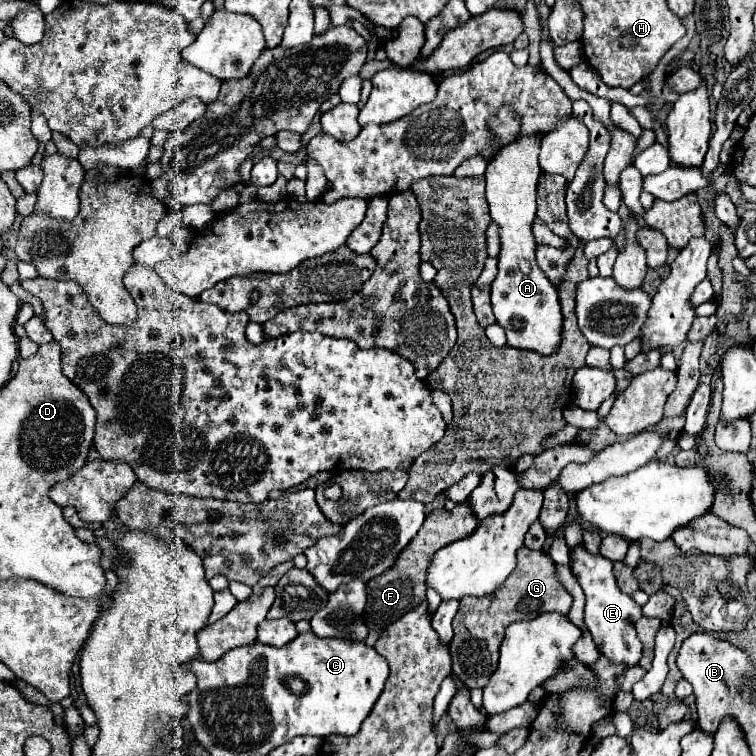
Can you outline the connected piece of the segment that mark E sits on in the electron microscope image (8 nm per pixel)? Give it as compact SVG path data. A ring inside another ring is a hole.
M584 543L570 549L570 555L574 555L574 563L570 563L570 571L578 579L580 587L584 589L584 595L586 595L584 623L588 625L596 645L614 663L628 663L630 667L638 665L638 659L642 657L642 643L636 637L634 623L642 617L642 609L636 605L636 601L630 595L624 595L618 589L616 579L612 575L610 559L588 553Z

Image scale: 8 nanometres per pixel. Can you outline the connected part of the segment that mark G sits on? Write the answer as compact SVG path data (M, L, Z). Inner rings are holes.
M520 547L518 549L518 565L514 569L514 575L510 575L510 579L506 579L506 583L502 583L502 587L498 587L498 591L494 591L494 595L486 595L480 599L474 597L464 597L460 601L460 611L452 621L454 627L454 639L450 643L450 653L452 653L452 673L468 687L484 687L488 677L496 671L498 665L498 649L500 643L504 639L504 629L514 623L514 621L524 621L524 619L534 619L540 613L560 613L560 615L568 615L572 607L572 595L564 589L564 585L560 583L558 575L556 575L556 565L554 561L548 557L546 551L532 551L528 547Z

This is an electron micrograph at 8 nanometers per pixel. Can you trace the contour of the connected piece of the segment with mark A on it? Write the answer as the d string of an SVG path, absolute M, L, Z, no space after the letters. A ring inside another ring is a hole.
M526 135L526 139L518 139L514 143L510 143L508 147L504 147L486 167L486 201L490 205L490 217L492 221L500 227L500 255L498 255L498 275L492 281L492 309L496 315L496 321L506 329L506 337L508 337L508 345L516 347L516 349L524 349L524 351L536 351L540 355L552 355L554 351L558 351L558 343L562 341L562 311L560 311L560 301L558 301L558 293L556 287L548 281L548 277L542 273L542 269L536 265L536 241L532 235L532 219L536 217L536 187L538 187L538 177L542 173L540 165L538 165L538 151L540 151L540 143L542 143L542 135Z

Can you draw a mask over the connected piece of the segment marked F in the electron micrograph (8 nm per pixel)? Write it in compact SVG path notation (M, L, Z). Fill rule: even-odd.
M462 501L456 503L452 511L448 509L434 509L428 517L426 523L422 525L422 531L406 545L406 551L398 555L394 567L390 571L384 571L378 575L378 579L372 579L368 585L368 605L366 605L366 623L368 627L388 627L394 623L398 617L402 617L406 611L412 611L420 603L426 601L426 567L432 559L432 555L442 549L444 545L468 537L474 529L478 527L478 519L474 519L474 511L470 511L470 503Z

